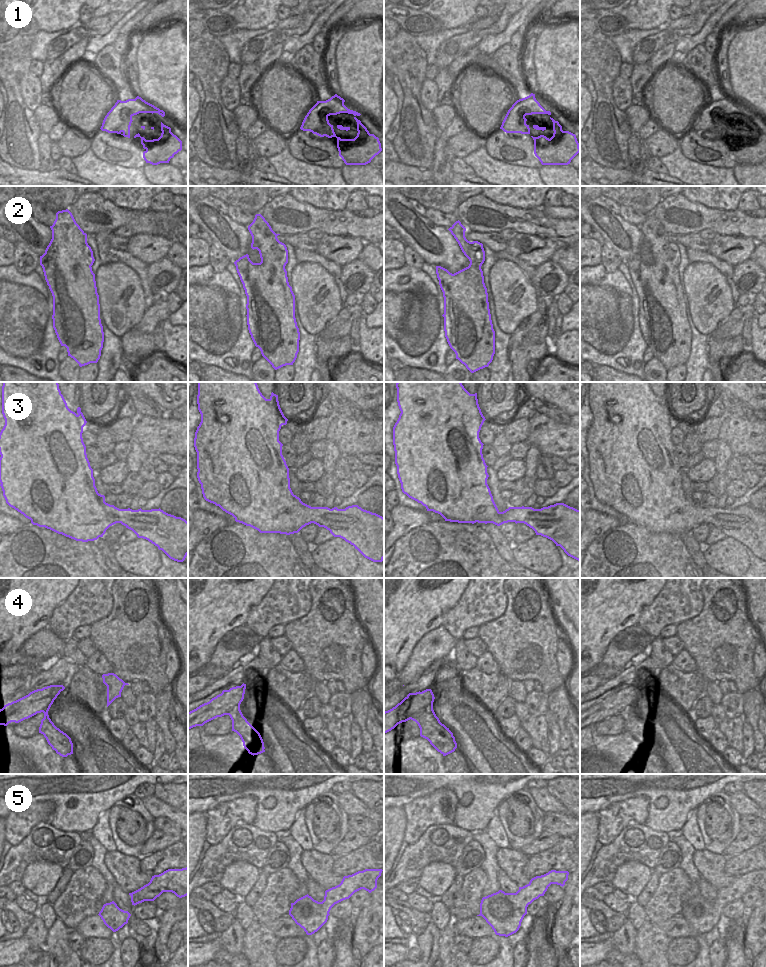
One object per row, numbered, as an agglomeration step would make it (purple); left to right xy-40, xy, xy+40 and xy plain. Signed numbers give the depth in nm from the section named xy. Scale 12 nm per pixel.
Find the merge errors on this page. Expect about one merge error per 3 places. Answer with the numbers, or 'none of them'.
4

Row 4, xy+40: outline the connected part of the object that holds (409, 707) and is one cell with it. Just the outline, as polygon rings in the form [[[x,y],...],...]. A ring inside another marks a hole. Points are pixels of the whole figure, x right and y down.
[[[426,689],[415,697],[405,697],[395,707],[384,712],[384,734],[398,724],[415,717],[424,708],[433,705],[434,699],[431,689]]]

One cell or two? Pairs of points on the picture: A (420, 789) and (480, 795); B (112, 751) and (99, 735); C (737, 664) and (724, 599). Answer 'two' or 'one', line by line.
A: one
B: one
C: one

